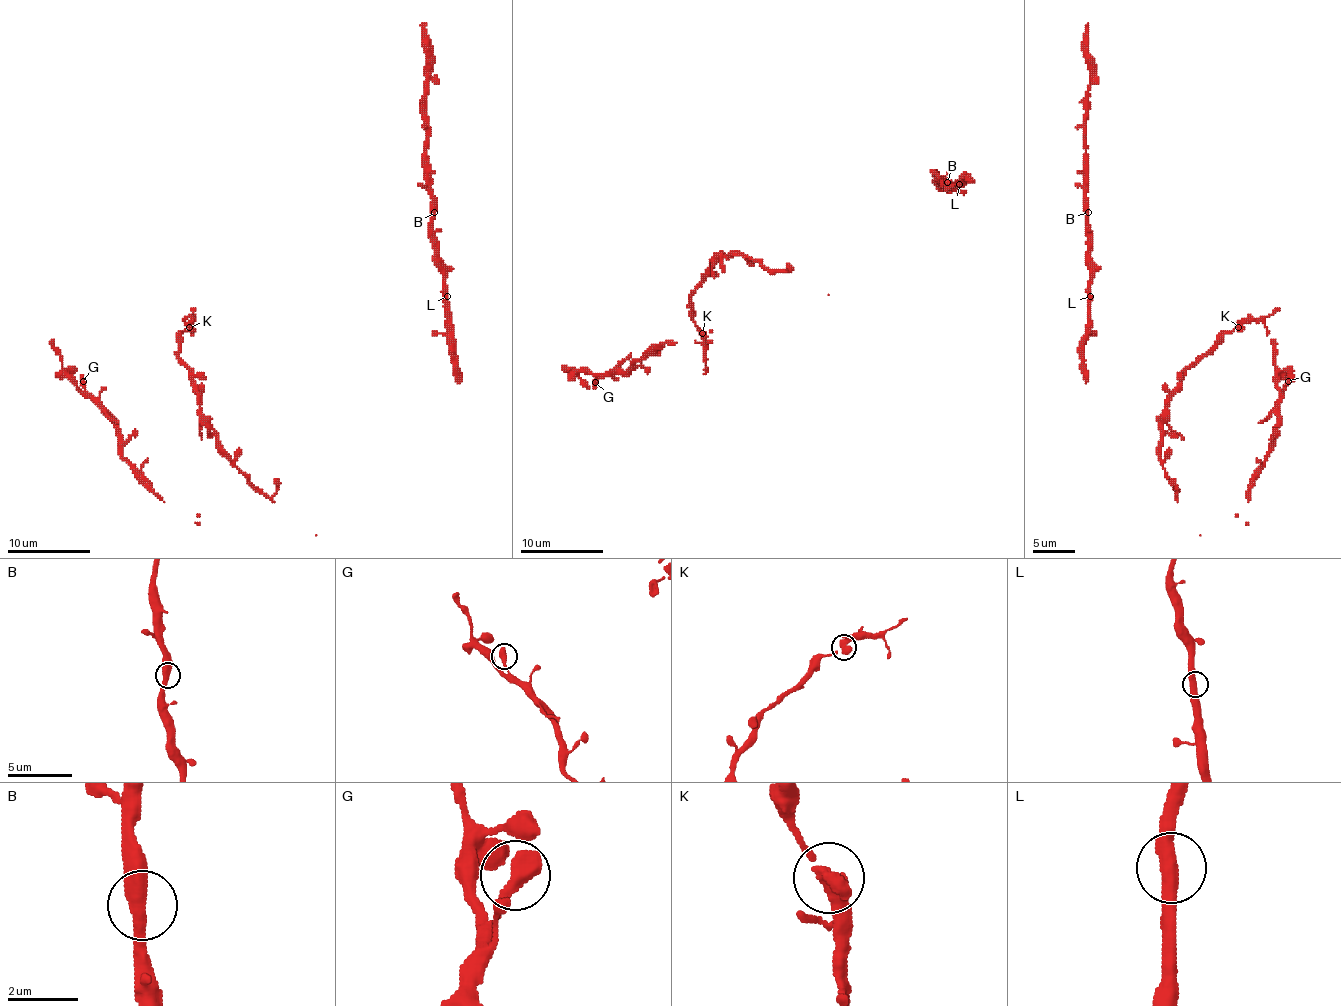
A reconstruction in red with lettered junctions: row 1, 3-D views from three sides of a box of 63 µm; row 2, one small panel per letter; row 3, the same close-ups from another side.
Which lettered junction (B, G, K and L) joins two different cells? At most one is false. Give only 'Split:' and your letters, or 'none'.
Split: K

